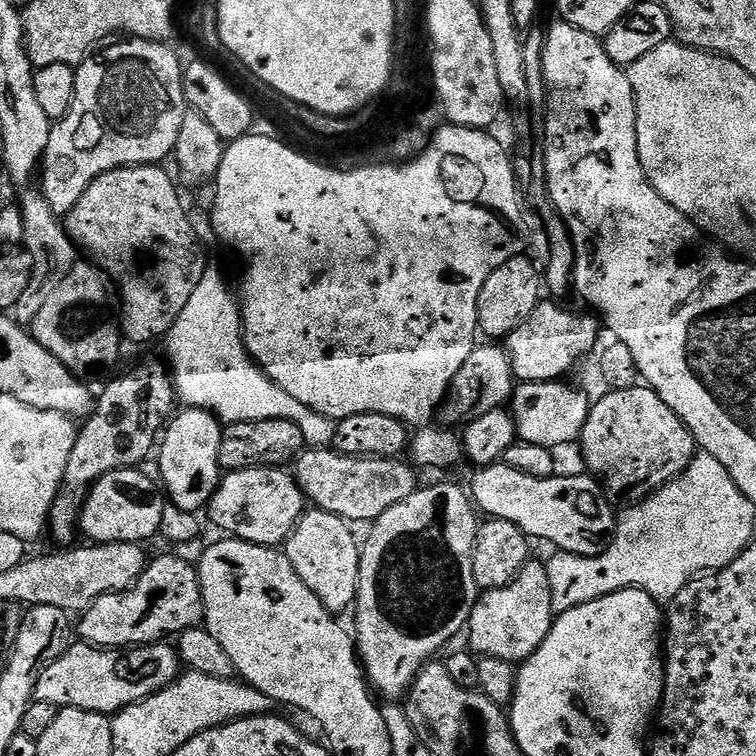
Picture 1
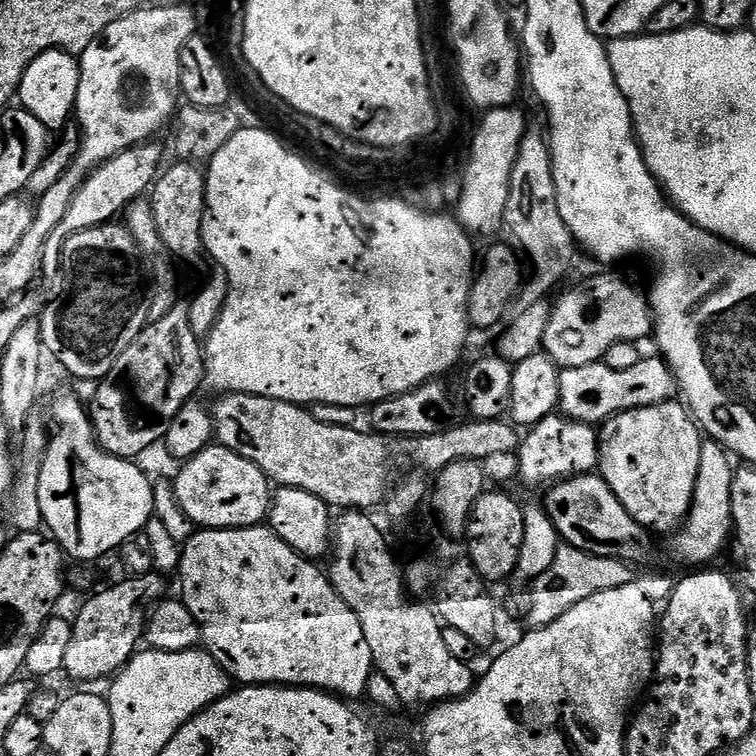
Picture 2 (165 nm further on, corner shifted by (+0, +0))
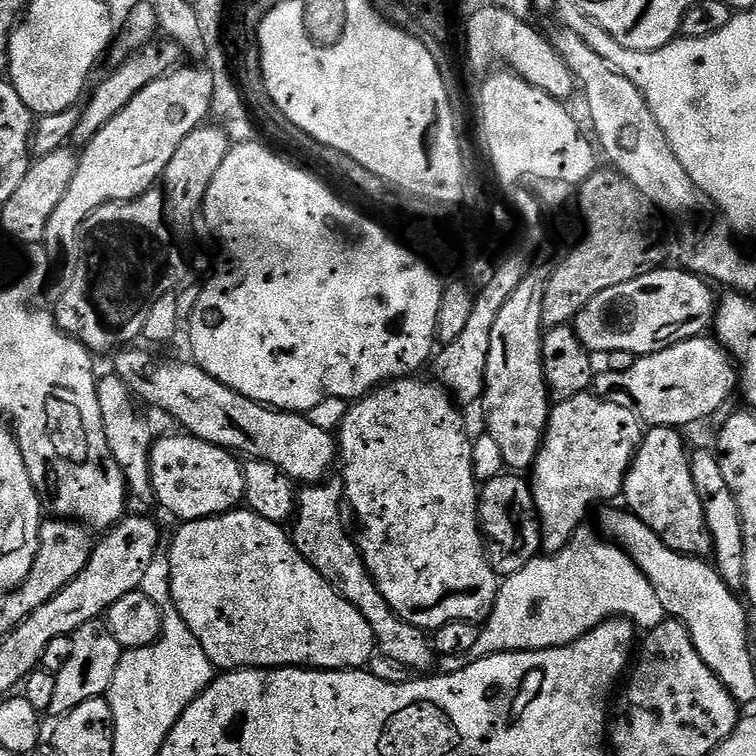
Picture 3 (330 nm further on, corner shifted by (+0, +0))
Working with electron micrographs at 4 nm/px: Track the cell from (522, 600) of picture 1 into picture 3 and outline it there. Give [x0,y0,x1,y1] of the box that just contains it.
[530,391,642,553]

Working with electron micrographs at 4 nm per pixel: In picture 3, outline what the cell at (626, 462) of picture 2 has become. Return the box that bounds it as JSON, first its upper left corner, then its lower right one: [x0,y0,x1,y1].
[622,427,712,558]

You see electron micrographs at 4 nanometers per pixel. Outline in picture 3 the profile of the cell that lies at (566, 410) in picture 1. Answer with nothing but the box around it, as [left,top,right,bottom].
[594,338,738,430]

